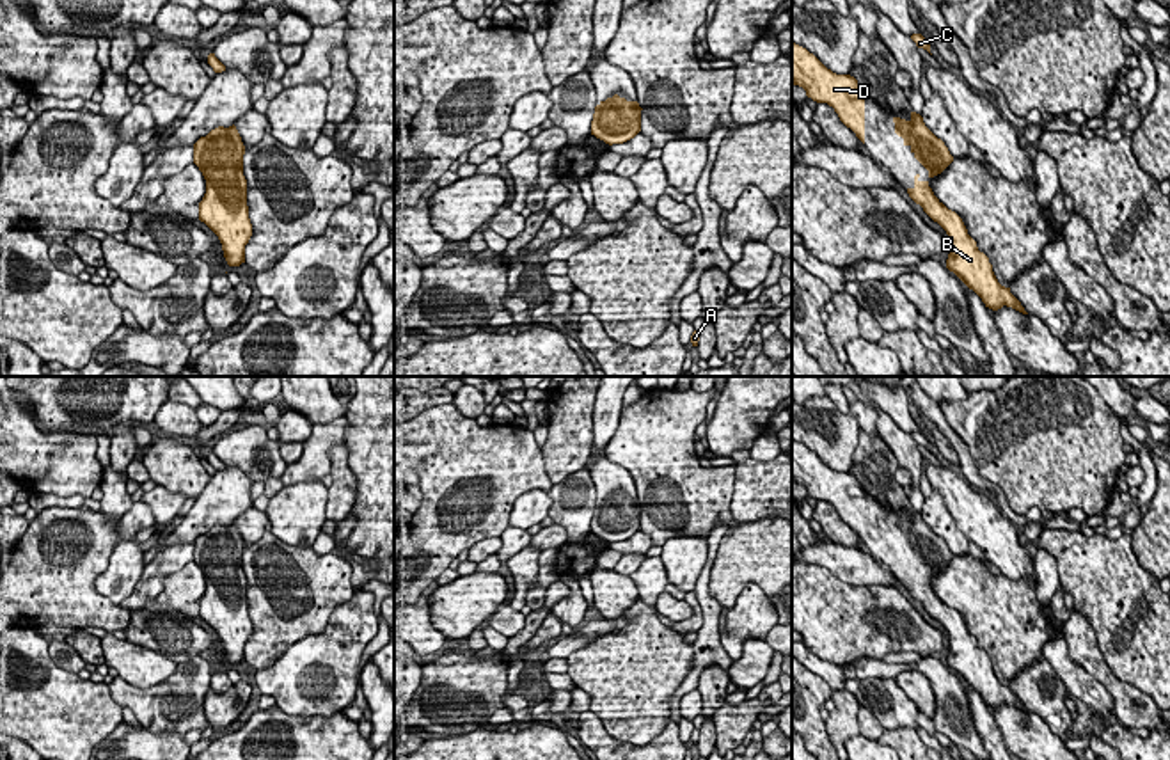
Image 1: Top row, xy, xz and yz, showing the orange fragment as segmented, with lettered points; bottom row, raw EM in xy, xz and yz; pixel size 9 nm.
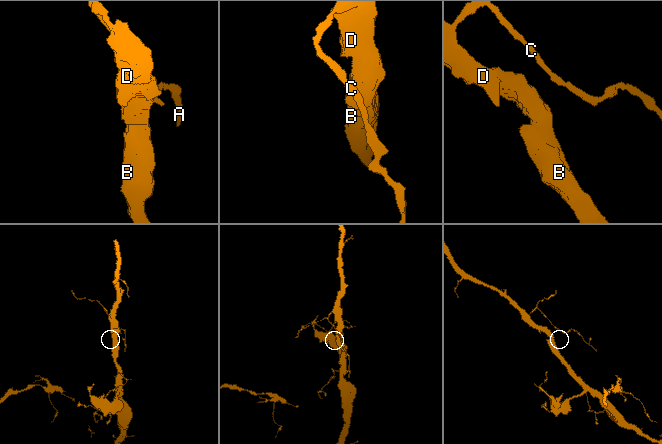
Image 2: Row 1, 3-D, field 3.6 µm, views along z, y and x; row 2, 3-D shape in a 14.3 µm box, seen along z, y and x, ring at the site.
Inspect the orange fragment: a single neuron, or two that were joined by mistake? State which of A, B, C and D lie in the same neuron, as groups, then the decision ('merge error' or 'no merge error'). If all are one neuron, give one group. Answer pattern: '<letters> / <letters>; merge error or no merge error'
A B C D; no merge error

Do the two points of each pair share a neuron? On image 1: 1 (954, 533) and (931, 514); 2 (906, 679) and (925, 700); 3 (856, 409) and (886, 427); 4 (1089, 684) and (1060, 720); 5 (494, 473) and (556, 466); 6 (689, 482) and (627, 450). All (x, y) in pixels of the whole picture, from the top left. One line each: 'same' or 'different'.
1: same
2: same
3: different
4: different
5: different
6: same

